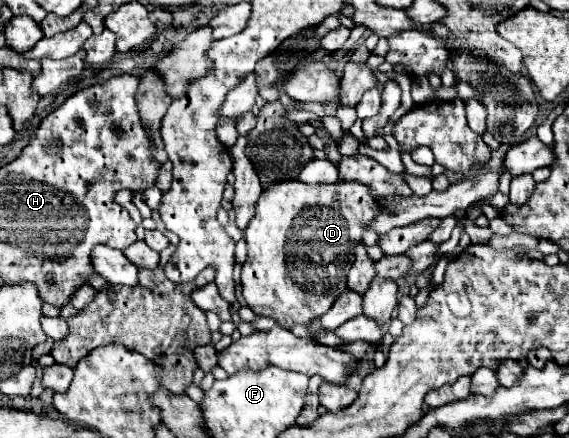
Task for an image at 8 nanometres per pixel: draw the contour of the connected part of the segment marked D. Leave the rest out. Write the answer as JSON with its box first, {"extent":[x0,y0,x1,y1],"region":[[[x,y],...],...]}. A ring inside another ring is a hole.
{"extent":[241,180,381,330],"region":[[[291,180],[267,186],[257,202],[255,218],[245,230],[249,258],[243,264],[241,284],[247,306],[257,316],[273,318],[281,328],[287,330],[295,324],[309,326],[315,318],[331,308],[341,292],[347,290],[345,276],[353,264],[353,250],[379,210],[381,208],[377,206],[377,200],[371,196],[369,188],[357,182],[301,184],[299,180]]]}

